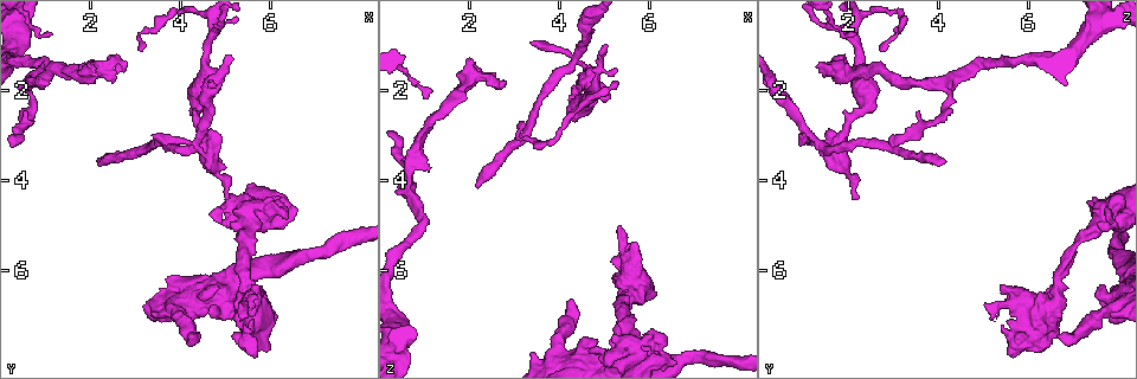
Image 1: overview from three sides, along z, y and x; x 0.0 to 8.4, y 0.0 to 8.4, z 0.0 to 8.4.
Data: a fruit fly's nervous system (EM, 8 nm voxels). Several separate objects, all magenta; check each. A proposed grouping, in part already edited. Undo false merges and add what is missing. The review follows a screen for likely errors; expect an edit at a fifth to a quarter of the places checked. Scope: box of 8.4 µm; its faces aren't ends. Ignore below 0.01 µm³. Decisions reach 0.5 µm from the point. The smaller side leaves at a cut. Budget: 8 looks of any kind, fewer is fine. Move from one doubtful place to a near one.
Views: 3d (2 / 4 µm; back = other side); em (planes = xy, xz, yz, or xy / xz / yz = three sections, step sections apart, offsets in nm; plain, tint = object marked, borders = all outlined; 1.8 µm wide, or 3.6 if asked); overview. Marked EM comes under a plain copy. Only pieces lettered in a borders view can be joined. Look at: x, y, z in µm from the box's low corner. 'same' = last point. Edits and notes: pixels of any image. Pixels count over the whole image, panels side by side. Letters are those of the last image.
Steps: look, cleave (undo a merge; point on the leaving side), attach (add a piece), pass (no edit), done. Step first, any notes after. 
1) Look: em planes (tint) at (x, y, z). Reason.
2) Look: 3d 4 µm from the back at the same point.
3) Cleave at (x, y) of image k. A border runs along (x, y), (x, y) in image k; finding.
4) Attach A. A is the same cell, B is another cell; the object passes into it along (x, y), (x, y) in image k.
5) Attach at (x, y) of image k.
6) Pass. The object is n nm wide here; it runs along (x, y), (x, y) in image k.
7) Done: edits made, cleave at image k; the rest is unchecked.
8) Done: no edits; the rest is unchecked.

Look: em yz step 4 (tint) at (4.20, 7.40, 6.60). An open end.

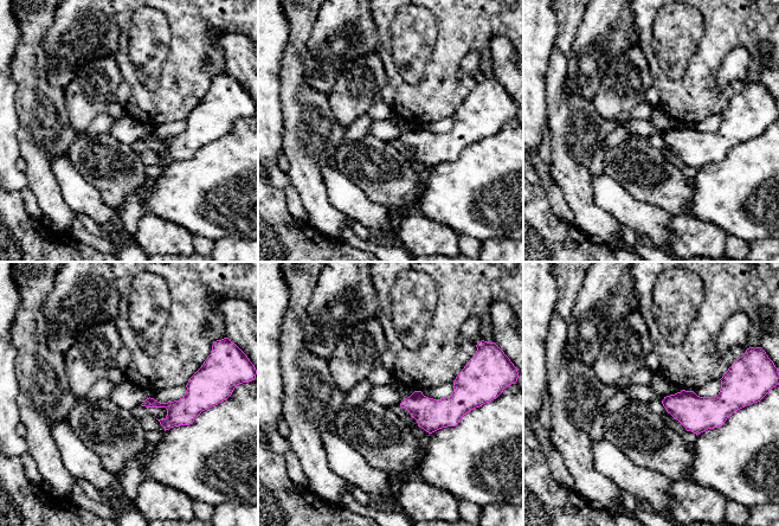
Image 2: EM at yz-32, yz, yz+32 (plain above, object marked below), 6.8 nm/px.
Look: em yz step 4 (borders) at the same point. See the neighbours.

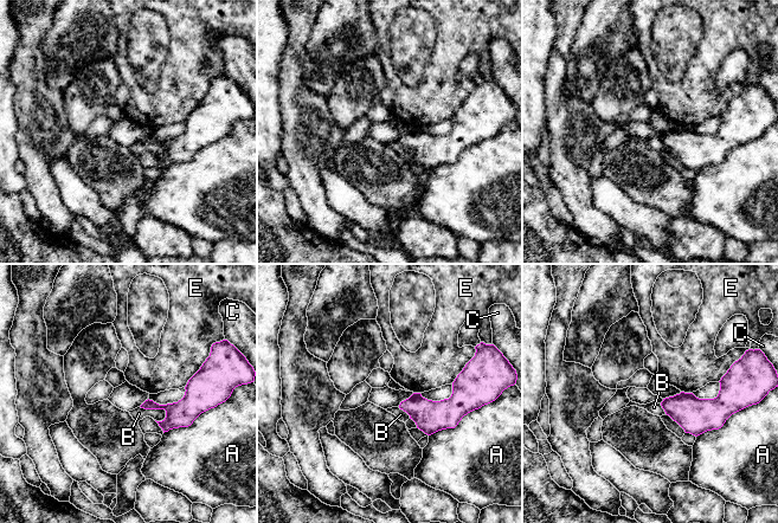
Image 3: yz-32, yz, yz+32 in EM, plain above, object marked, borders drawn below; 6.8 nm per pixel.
Pass. A, B, C and E are other cells; a border runs along (140, 406), (164, 409), (166, 417) in image 3; none of them fits.

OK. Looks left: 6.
Look: em 3.6 µm planes (tint) at (4.45, 3.30, 1.40). Abrupt turn.

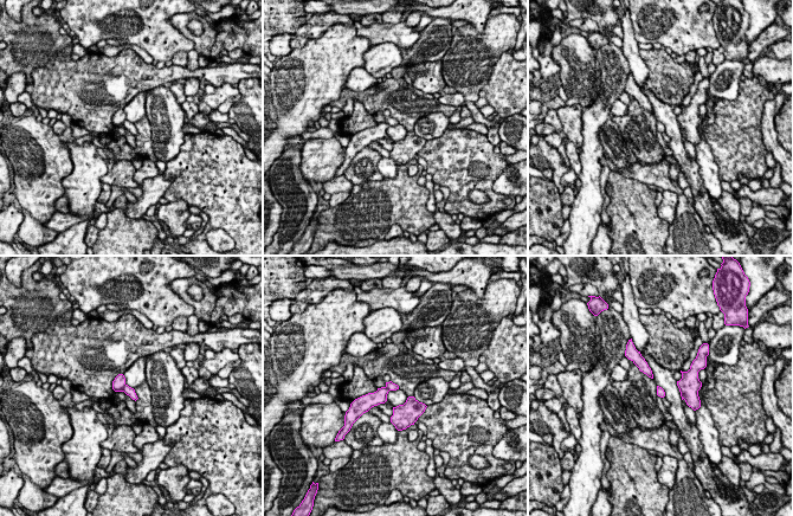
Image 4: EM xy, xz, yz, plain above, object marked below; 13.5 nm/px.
Look: em 3.6 µm planes (borders) at the same point.

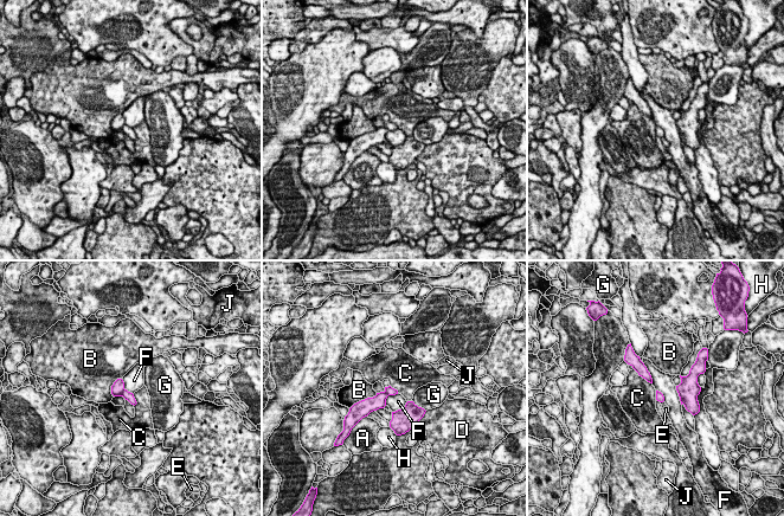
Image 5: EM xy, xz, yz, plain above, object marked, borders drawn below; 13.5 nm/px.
Cleave at (119, 385) of image 5. The object is 100 nm wide here; A, B, C, D, E, F, G, H and J are other cells; two neurons meet here.

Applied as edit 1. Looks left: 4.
Look: 3d 4 µm from the back at (6.35, 4.85, 7.50). An open end.

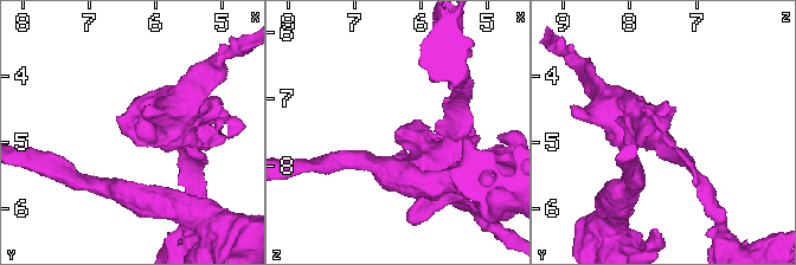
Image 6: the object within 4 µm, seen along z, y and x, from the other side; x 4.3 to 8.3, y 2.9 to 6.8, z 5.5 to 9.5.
Look: em yz step 16 (borders) at (6.40, 4.80, 7.50). Need the tissue.

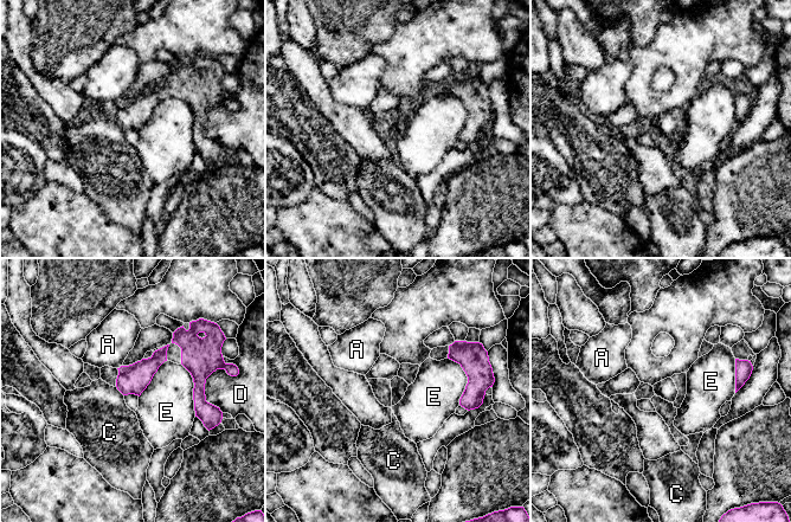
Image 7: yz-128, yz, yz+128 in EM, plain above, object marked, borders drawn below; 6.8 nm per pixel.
Pass. A, C, D and E are other cells; a border runs along (181, 363), (192, 378), (195, 416) in image 7; none of them fits.

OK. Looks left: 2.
Done: edits made, cleave at image 5; the rest is unchecked.

